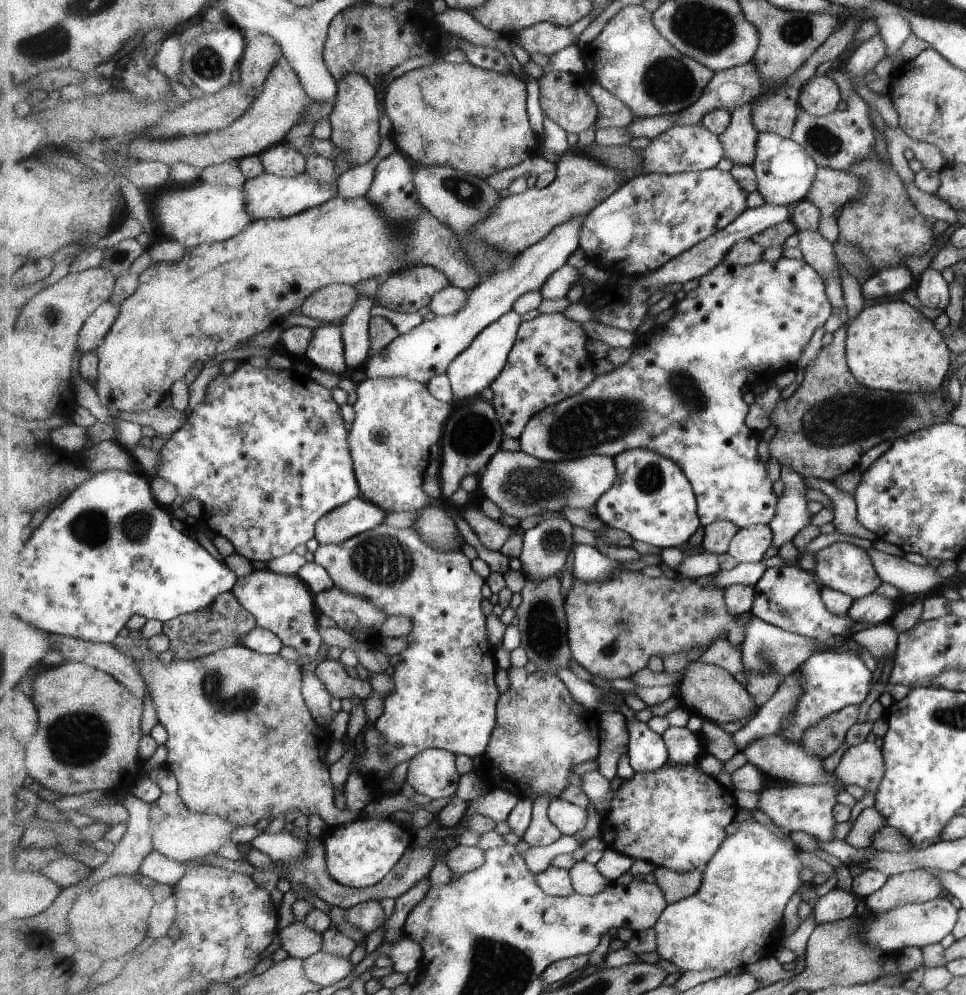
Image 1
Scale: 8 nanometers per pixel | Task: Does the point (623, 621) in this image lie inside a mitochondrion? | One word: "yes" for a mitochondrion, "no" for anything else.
yes

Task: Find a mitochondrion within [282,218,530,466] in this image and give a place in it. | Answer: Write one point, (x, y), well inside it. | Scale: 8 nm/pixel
(471, 425)

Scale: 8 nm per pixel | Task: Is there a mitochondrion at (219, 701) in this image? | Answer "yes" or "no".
yes

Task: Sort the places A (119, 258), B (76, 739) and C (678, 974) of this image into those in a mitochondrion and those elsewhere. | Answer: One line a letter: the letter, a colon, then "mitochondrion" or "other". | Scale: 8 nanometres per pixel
A: mitochondrion
B: mitochondrion
C: other

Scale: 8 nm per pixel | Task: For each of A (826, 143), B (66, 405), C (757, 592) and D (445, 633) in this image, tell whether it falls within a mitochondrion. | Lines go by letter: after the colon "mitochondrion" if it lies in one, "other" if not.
A: mitochondrion
B: other
C: other
D: other

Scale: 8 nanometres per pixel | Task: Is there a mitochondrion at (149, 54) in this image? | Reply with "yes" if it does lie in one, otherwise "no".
no

